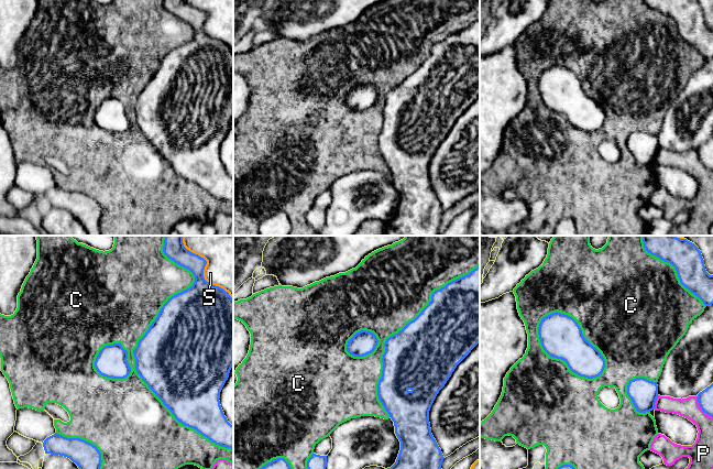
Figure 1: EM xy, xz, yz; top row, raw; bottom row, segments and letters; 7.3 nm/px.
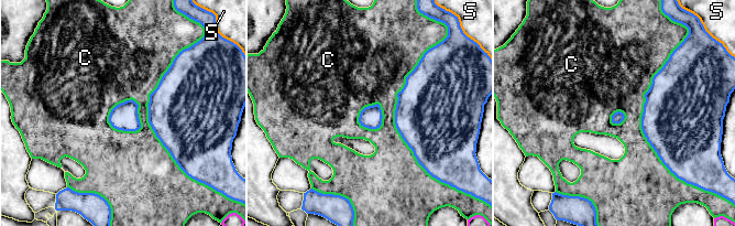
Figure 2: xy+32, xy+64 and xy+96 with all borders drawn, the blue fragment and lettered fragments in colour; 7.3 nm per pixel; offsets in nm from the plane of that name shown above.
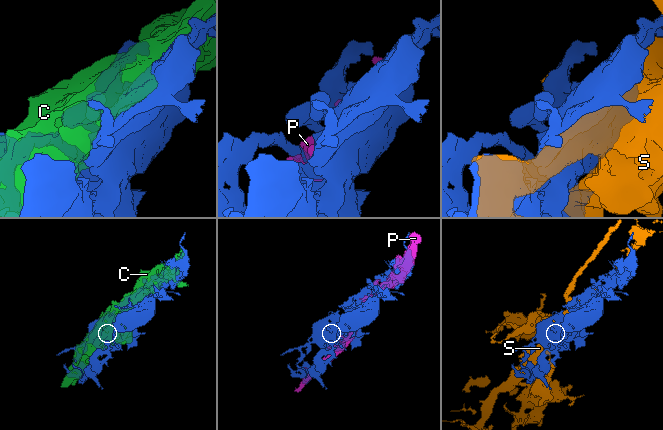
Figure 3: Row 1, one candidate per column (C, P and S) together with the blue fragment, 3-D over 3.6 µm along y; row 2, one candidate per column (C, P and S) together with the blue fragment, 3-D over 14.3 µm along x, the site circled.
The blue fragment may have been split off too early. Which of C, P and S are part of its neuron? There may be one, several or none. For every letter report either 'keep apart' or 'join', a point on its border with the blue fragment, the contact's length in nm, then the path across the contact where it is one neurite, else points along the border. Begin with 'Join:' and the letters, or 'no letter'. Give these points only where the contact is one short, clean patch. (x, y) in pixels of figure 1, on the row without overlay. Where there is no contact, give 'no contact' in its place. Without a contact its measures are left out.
Join: no letter
C: keep apart | xy (133, 107) | 1550 nm
P: keep apart | yz (701, 162) | 200 nm
S: keep apart | xy (203, 28) | 550 nm

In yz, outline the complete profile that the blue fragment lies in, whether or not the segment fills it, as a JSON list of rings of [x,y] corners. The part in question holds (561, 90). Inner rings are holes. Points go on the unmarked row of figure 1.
[[[558,65],[544,70],[538,88],[544,103],[550,110],[563,113],[573,127],[593,132],[603,126],[603,109],[583,90],[572,70]]]

